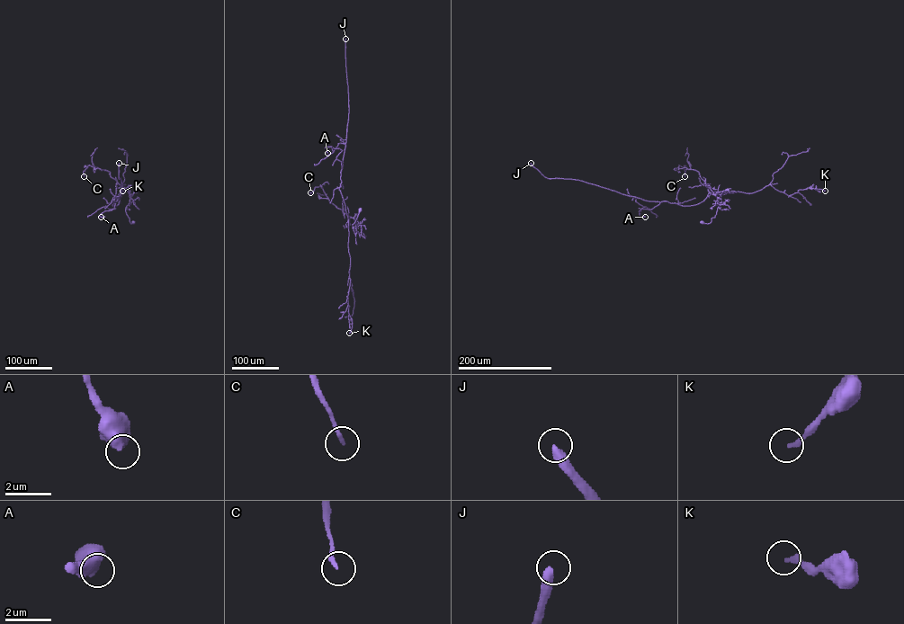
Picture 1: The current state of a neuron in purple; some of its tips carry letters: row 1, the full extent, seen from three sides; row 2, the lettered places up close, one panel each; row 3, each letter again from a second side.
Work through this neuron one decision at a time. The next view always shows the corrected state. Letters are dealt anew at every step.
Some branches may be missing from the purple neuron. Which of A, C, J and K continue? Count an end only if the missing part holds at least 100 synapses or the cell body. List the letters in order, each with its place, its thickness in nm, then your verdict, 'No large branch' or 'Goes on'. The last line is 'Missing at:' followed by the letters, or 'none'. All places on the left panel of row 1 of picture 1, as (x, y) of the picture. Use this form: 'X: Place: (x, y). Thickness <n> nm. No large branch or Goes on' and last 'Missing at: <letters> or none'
A: Place: (101, 217). Thickness 600 nm. No large branch
C: Place: (84, 176). Thickness 160 nm. No large branch
J: Place: (119, 163). Thickness 400 nm. Goes on
K: Place: (122, 191). Thickness 260 nm. No large branch
Missing at: J

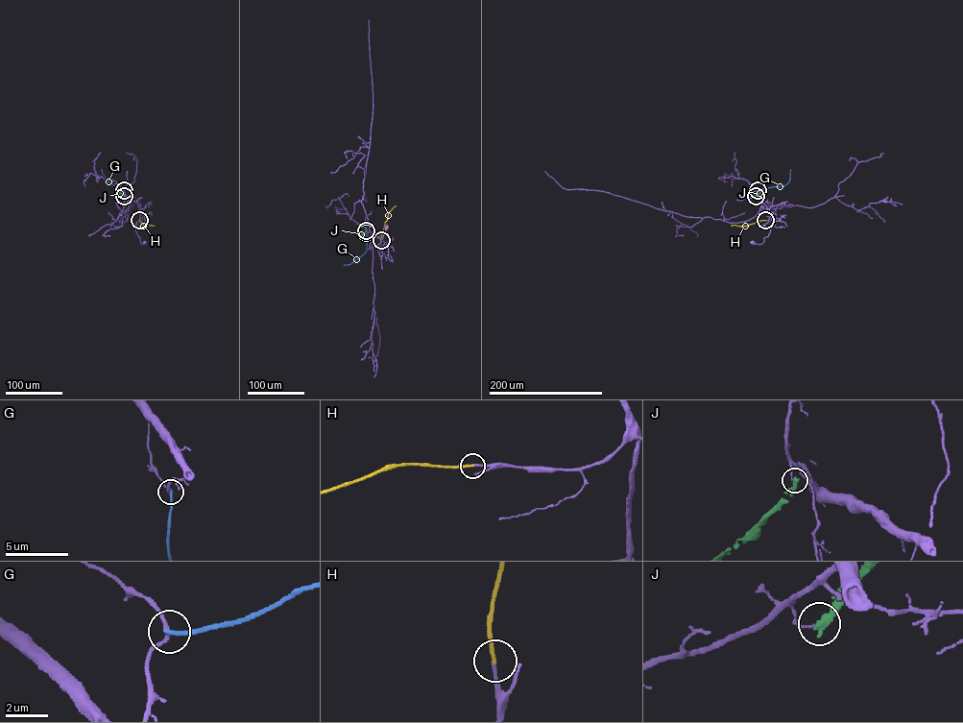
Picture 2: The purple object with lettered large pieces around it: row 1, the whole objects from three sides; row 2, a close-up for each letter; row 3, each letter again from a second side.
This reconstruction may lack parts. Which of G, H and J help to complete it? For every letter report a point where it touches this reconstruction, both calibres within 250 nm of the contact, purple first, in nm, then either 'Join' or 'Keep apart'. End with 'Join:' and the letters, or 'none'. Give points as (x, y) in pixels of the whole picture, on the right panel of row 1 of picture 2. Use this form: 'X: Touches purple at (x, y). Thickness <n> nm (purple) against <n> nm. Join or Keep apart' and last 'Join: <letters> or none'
G: Touches purple at (758, 190). Thickness 180 nm (purple) against 240 nm. Keep apart
H: Touches purple at (765, 220). Thickness 190 nm (purple) against 190 nm. Join
J: Touches purple at (756, 196). Thickness 100 nm (purple) against 320 nm. Keep apart
Join: H

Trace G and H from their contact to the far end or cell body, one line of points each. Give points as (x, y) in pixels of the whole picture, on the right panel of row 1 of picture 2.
G: (758, 190), (784, 185), (789, 181), (790, 169)
H: (765, 220), (746, 226), (731, 226)

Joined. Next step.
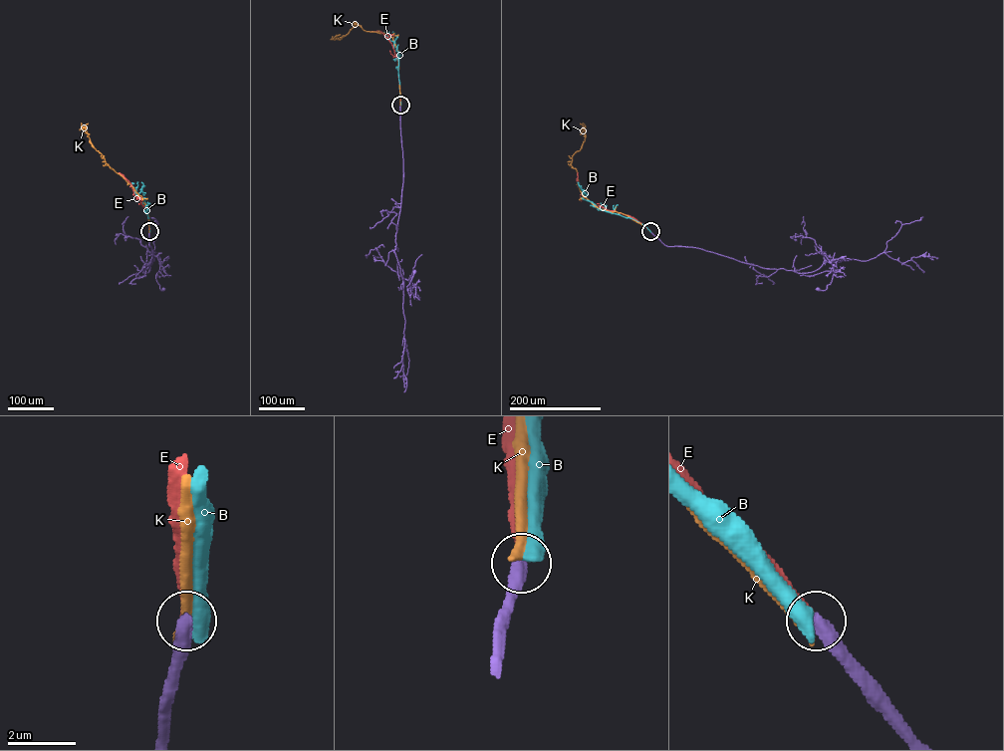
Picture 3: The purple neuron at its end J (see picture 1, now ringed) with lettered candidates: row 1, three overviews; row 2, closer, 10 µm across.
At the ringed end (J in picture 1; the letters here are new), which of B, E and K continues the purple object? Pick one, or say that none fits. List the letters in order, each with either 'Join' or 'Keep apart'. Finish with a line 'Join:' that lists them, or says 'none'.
B: Keep apart
E: Join
K: Keep apart
Join: E

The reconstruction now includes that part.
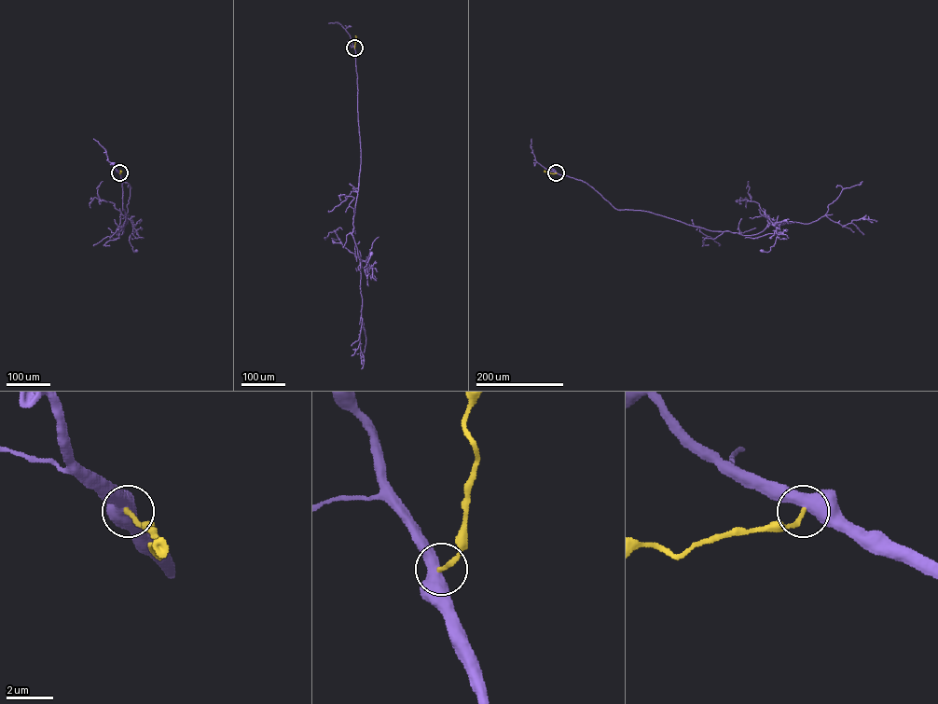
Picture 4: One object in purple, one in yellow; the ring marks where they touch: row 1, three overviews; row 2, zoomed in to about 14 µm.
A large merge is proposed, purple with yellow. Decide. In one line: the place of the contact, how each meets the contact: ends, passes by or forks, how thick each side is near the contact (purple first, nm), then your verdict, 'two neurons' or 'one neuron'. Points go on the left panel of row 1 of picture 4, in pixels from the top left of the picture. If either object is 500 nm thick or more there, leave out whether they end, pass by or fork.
(119, 172) | 550/220 nm | two neurons

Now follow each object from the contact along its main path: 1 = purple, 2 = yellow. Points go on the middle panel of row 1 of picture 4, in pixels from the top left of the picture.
1: (354, 48), (361, 163), (351, 234), (359, 258), (367, 265), (365, 269), (371, 254)
2: (354, 48), (355, 35)

